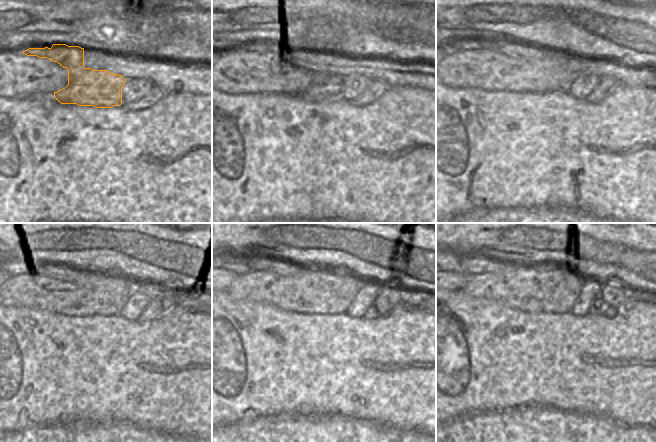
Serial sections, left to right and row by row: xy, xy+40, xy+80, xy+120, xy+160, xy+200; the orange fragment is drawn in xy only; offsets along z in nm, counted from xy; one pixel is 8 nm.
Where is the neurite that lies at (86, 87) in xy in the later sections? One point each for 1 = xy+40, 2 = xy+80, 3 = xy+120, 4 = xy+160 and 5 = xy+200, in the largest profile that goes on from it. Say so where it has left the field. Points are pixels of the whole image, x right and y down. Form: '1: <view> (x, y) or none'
1: xy+40 (327, 87)
2: xy+80 (512, 49)
3: xy+120 (66, 273)
4: xy+160 (282, 268)
5: xy+200 (501, 268)

